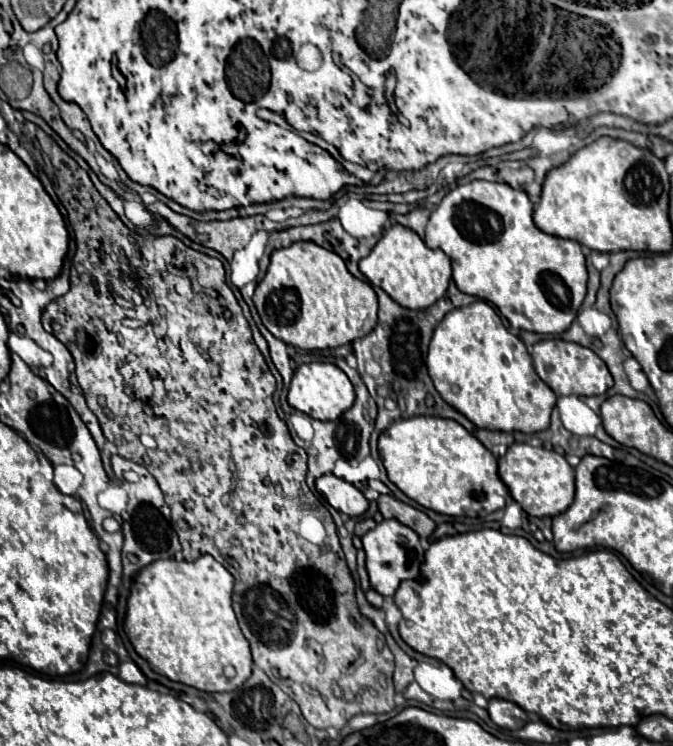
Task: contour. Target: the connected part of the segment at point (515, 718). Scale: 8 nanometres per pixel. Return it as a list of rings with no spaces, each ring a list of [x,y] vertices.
[[[499,697],[489,699],[487,711],[489,711],[493,723],[499,727],[505,727],[505,729],[519,729],[529,721],[527,713],[519,705],[505,701],[505,699],[499,699]]]

